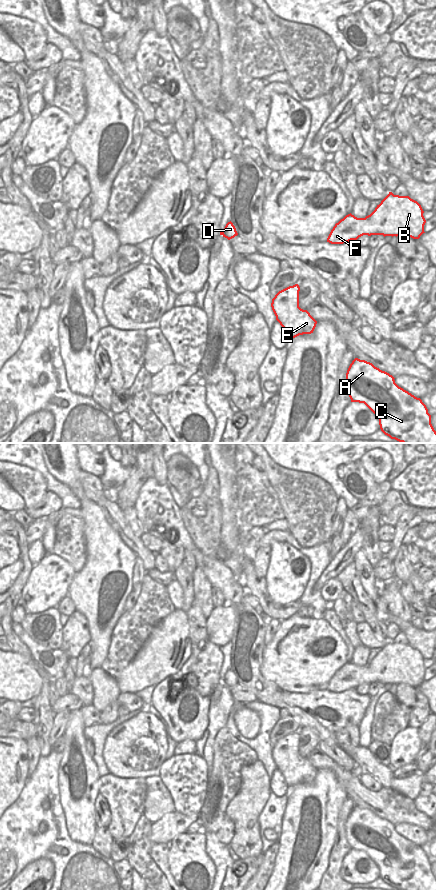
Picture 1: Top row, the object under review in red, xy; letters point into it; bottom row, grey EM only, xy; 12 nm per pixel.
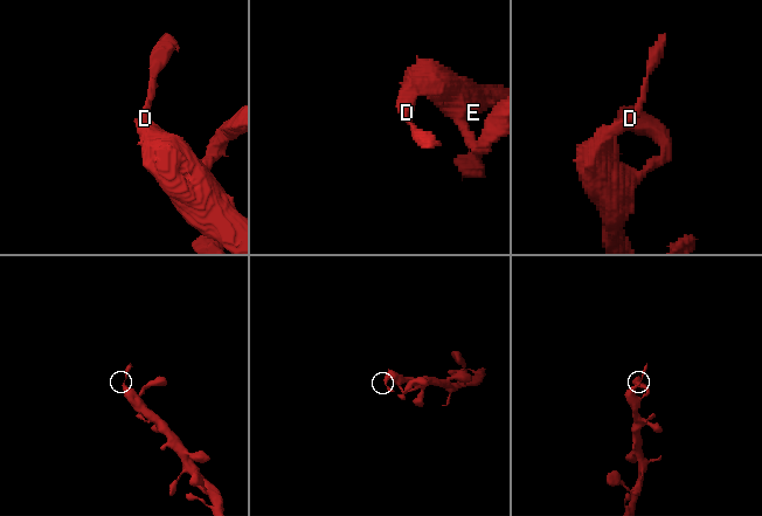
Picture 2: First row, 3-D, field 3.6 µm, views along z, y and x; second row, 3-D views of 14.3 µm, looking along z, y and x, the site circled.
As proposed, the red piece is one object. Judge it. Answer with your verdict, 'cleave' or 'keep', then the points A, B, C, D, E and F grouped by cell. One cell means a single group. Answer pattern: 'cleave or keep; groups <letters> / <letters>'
keep; groups A B C D E F

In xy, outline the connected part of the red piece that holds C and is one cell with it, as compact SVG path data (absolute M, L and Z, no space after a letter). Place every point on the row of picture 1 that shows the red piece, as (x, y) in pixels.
M355 358L346 373L346 390L351 402L364 403L379 419L381 431L402 443L436 443L431 415L420 398L395 383L395 378L372 363Z

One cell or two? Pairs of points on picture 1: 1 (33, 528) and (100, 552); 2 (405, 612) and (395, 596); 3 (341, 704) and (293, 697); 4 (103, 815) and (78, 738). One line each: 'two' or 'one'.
1: two
2: one
3: one
4: two

